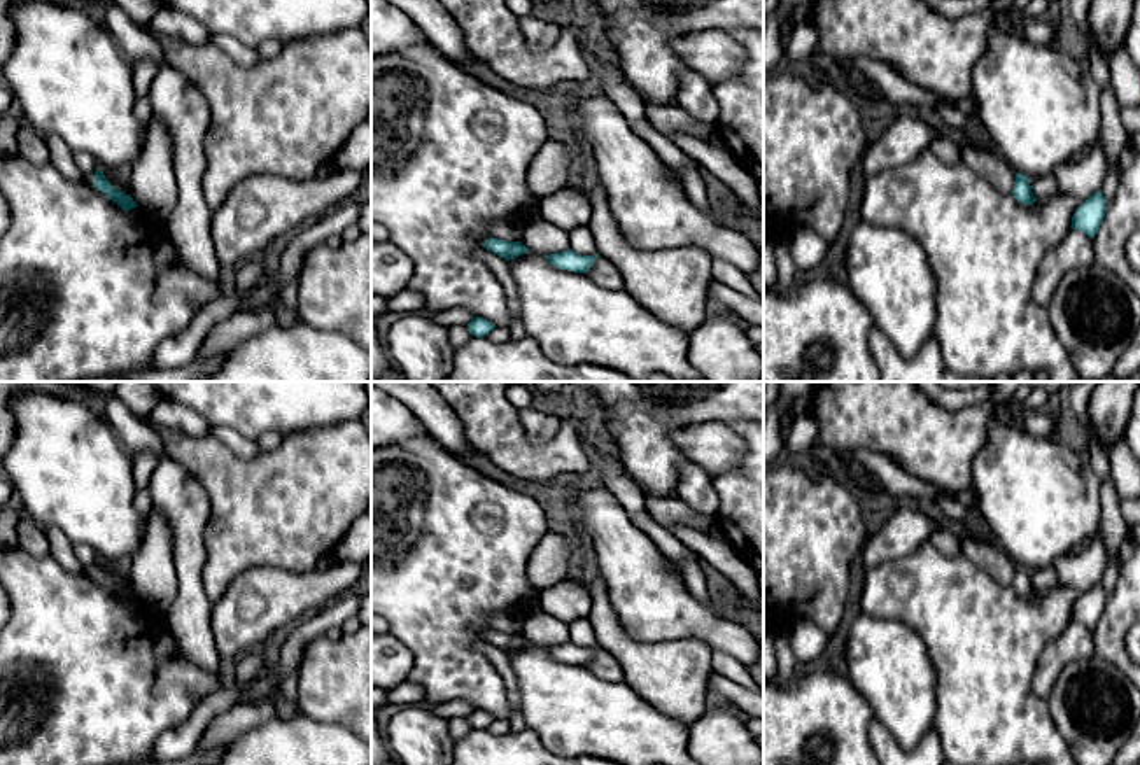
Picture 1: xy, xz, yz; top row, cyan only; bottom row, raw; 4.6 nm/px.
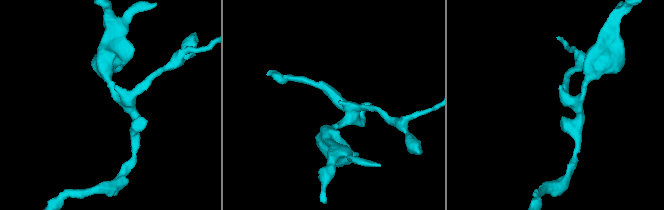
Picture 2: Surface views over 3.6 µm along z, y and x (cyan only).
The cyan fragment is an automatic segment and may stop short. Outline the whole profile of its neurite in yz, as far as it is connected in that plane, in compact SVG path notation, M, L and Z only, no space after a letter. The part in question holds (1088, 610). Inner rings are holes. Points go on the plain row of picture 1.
M1101 583L1089 588L1073 606L1072 621L1086 625L1094 630L1107 604L1107 592Z

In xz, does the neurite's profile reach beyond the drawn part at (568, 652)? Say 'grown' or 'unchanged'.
unchanged

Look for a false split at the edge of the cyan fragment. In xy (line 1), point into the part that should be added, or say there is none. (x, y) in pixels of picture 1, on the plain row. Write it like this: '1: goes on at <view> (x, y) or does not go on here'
1: does not go on here

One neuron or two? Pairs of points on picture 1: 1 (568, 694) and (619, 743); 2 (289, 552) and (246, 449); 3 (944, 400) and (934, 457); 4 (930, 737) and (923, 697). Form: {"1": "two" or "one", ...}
{"1": "one", "2": "two", "3": "two", "4": "two"}

